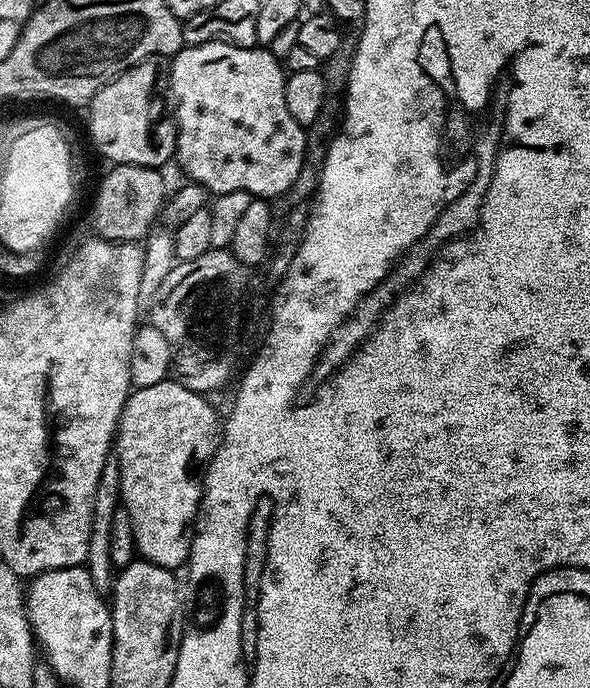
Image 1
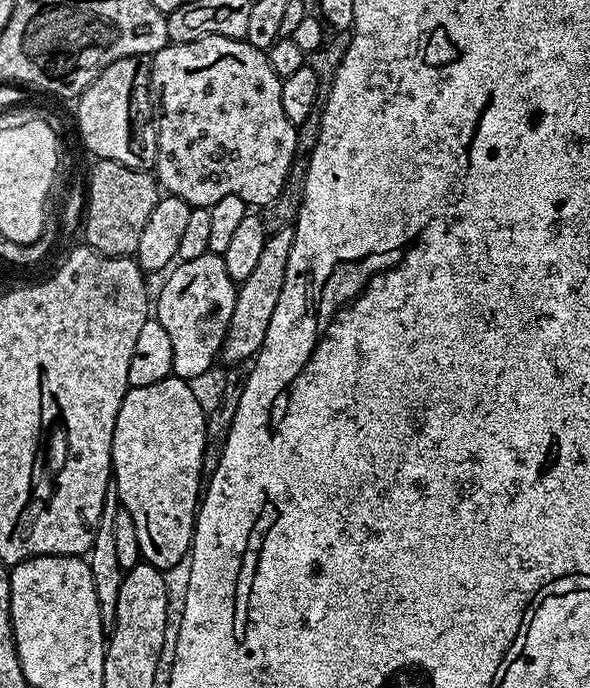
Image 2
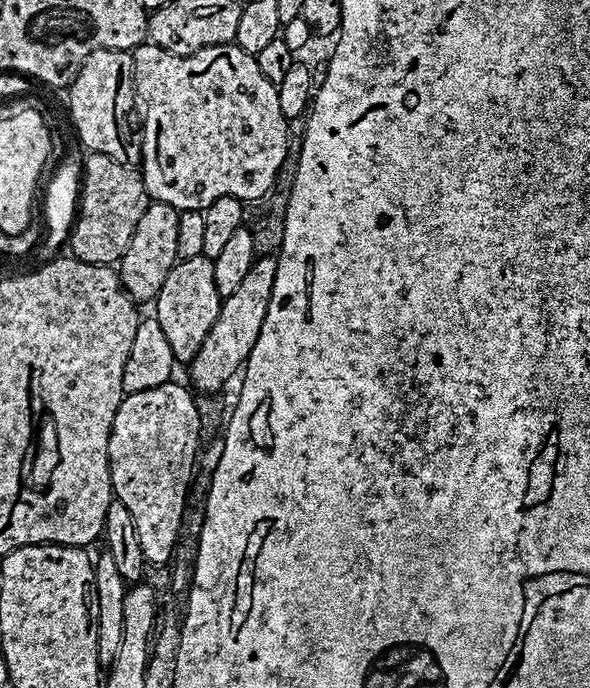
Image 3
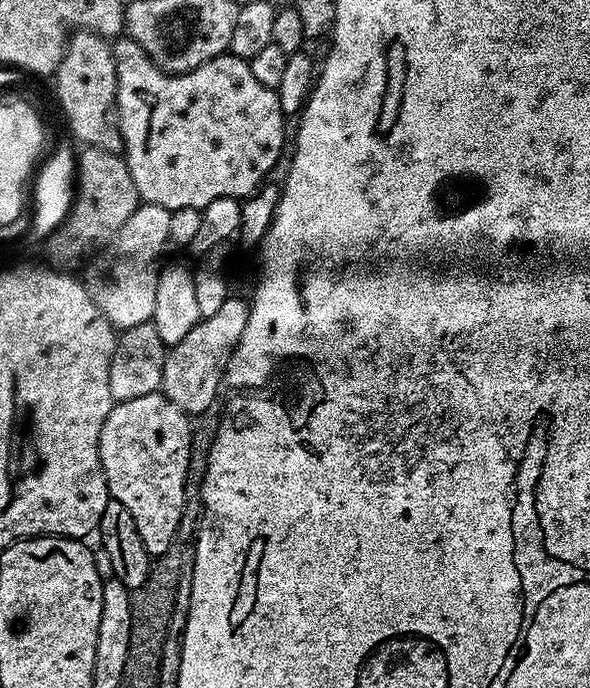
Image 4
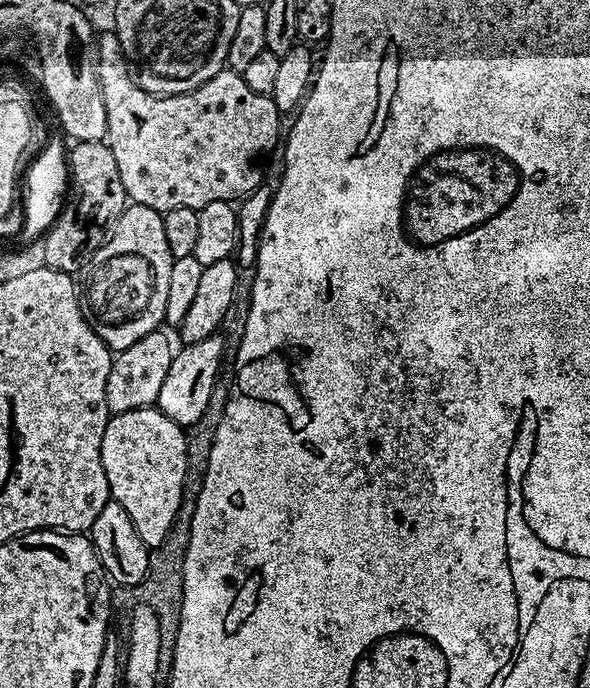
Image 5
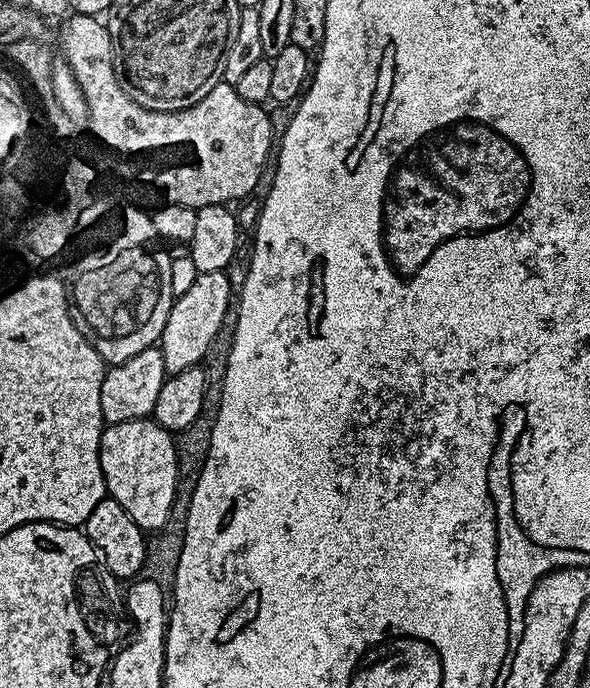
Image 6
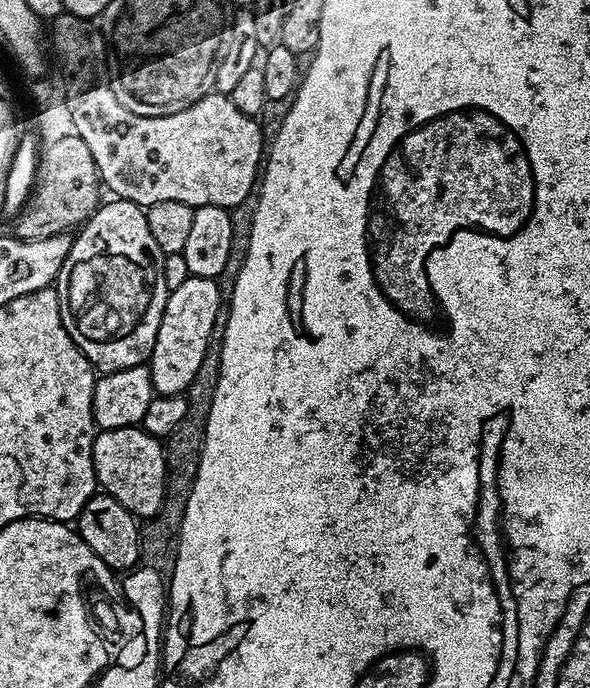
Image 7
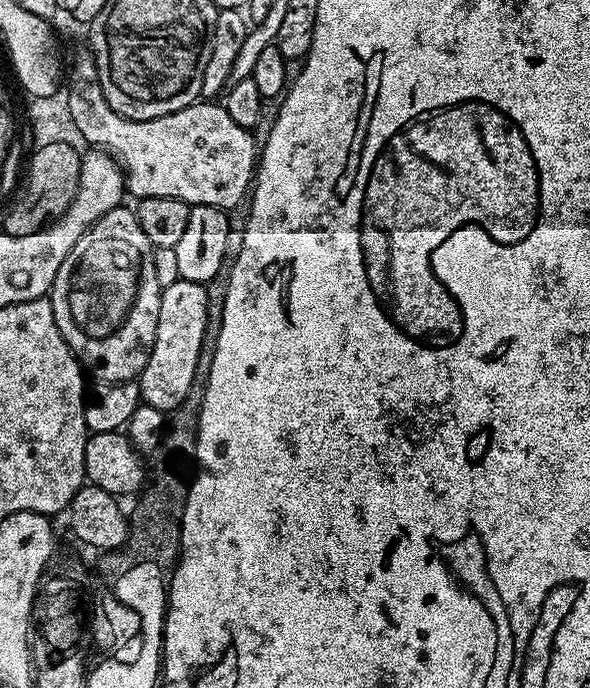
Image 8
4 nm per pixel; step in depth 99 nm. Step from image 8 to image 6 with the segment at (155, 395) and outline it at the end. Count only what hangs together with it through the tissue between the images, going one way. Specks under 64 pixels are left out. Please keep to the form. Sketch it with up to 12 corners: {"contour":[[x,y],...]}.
{"contour":[[202,272],[173,299],[158,341],[170,374],[203,361],[231,293]]}

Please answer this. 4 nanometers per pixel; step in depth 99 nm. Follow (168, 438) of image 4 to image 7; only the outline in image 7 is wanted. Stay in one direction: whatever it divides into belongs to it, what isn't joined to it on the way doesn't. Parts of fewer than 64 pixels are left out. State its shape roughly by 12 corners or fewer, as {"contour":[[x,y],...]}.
{"contour":[[97,431],[96,483],[137,518],[164,501],[164,444]]}

